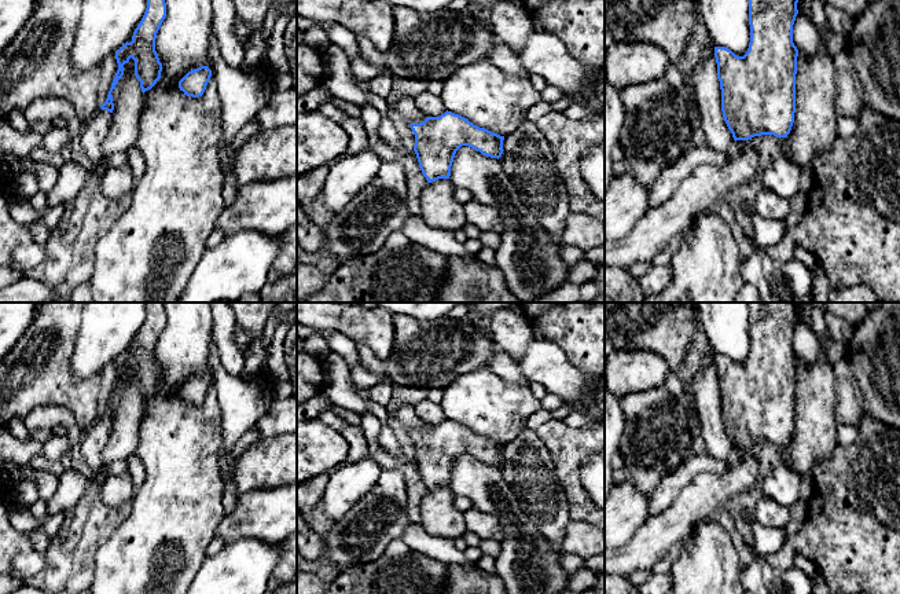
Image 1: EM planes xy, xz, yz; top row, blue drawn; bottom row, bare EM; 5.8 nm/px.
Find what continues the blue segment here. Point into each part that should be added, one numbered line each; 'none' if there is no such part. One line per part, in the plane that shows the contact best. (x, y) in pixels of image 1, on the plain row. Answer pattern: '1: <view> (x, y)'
1: xz (406, 414)

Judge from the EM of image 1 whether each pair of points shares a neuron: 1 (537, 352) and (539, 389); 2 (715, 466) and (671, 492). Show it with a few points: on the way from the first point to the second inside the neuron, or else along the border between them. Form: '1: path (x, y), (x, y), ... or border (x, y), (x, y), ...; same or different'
1: border (529, 381), (539, 382), (548, 392); different
2: path (702, 466), (693, 466), (679, 480); same

